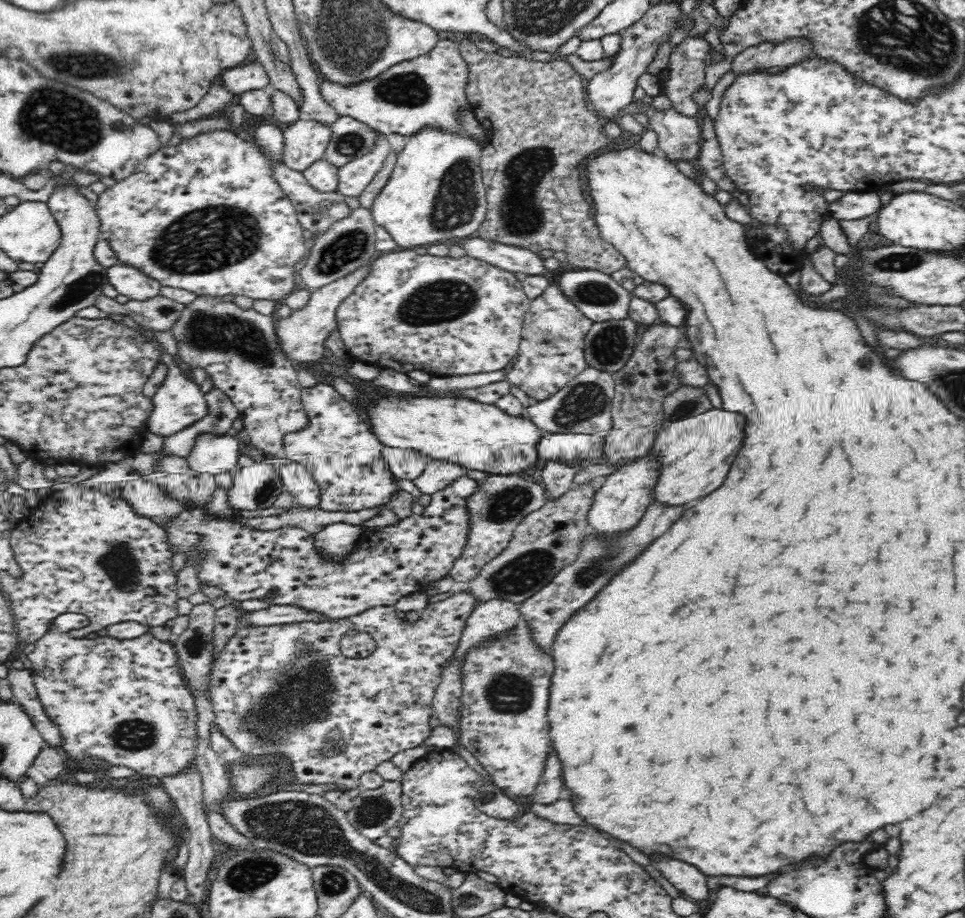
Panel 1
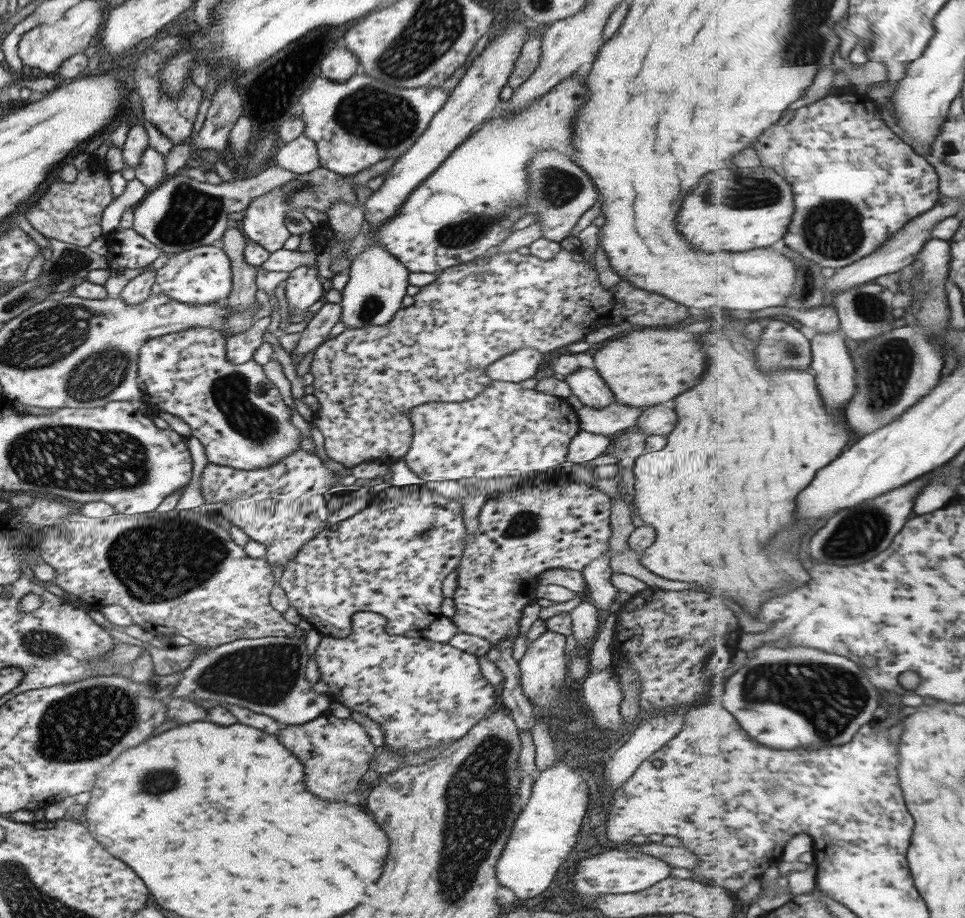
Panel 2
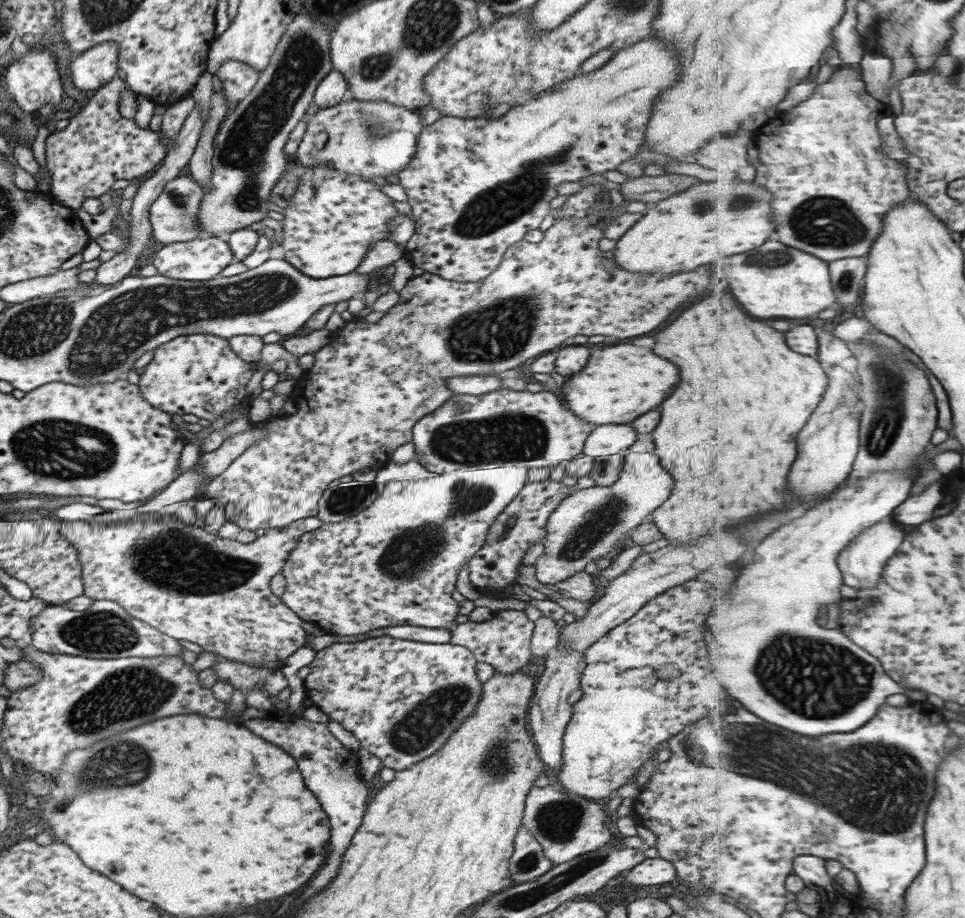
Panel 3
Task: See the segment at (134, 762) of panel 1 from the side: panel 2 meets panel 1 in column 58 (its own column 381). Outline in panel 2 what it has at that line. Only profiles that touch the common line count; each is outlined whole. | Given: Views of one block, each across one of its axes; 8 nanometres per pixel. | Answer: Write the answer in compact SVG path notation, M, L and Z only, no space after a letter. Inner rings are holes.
M357 612L352 617L352 632L346 638L322 637L318 648L314 651L314 658L320 672L319 680L328 685L329 692L326 693L331 697L332 701L339 702L346 706L351 712L360 712L371 718L374 722L378 722L380 728L384 732L384 745L386 750L400 753L400 755L408 755L408 753L418 753L418 751L426 751L426 749L441 749L455 743L458 739L469 734L469 730L480 722L488 710L496 704L494 698L494 685L491 685L484 676L482 676L479 662L475 654L467 653L463 650L458 650L449 643L434 642L425 639L422 636L410 638L404 635L391 635L385 631L387 618L373 612Z

